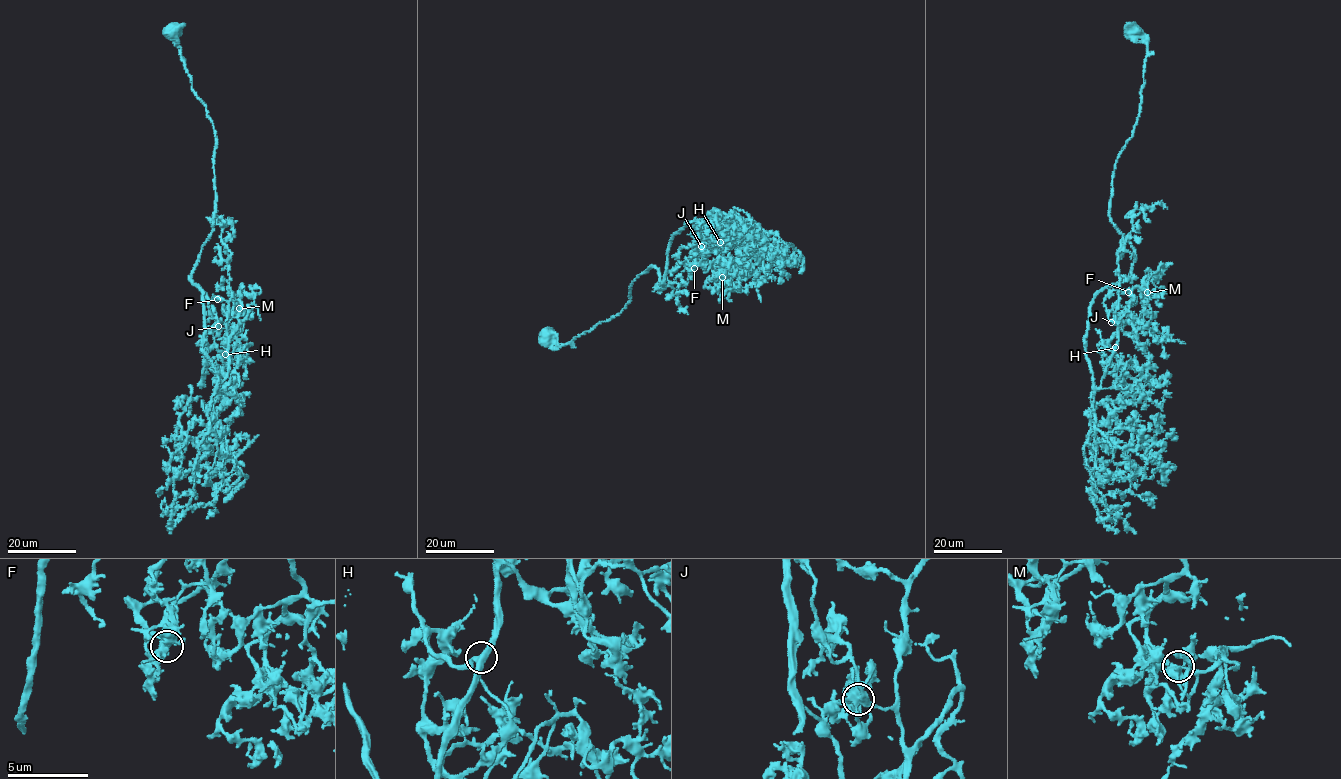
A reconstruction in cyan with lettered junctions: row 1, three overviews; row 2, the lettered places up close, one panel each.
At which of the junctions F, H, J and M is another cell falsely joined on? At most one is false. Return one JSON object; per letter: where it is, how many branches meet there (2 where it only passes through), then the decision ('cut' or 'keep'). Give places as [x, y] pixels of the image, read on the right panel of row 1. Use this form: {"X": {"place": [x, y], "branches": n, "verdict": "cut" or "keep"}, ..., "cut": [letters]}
{"F": {"place": [1128, 292], "branches": 4, "verdict": "keep"}, "H": {"place": [1115, 347], "branches": 4, "verdict": "keep"}, "J": {"place": [1111, 322], "branches": 4, "verdict": "keep"}, "M": {"place": [1147, 292], "branches": 4, "verdict": "keep"}, "cut": []}

